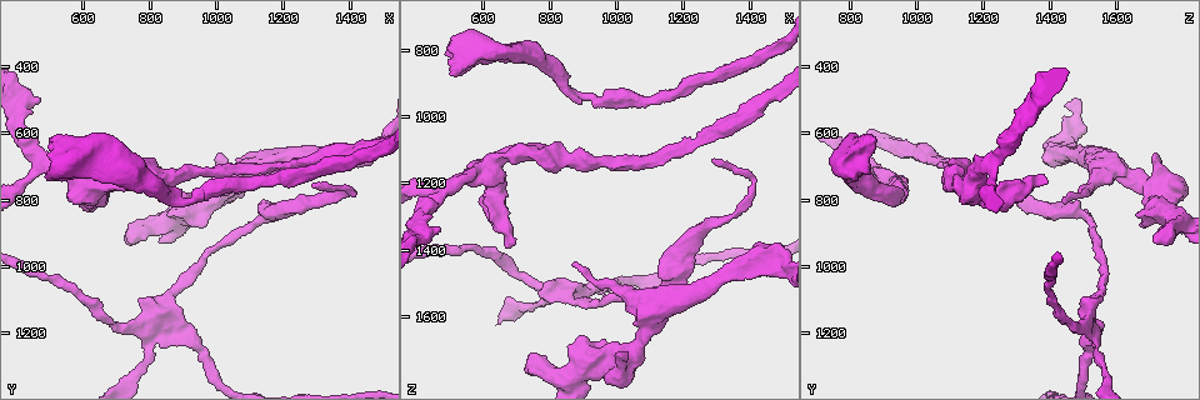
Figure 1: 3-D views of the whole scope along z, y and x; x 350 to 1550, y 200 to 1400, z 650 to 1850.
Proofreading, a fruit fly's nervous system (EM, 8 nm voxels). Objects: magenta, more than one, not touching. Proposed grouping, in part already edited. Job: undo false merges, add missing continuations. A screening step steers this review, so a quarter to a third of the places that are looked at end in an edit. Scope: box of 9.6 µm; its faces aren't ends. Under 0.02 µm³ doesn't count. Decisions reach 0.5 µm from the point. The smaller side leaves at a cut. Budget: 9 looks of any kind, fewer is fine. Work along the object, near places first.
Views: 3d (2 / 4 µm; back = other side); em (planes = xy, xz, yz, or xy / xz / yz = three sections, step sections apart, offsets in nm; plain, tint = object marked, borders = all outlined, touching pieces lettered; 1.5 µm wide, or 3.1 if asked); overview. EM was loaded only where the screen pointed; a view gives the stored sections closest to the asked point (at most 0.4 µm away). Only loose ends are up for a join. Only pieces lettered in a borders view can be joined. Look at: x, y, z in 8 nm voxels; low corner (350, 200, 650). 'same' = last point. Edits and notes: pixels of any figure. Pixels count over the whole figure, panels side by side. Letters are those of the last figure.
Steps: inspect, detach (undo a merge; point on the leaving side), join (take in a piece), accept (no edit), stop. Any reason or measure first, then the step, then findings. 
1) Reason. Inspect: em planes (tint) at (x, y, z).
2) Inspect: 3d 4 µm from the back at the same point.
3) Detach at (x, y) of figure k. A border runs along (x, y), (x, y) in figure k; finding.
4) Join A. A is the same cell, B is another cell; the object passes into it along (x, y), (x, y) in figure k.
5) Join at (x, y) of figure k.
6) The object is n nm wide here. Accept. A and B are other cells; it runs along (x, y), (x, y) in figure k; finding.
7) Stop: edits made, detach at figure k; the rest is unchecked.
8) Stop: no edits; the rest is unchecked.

Narrows sharply. Inspect: 3d 2 µm at (910, 800, 940).

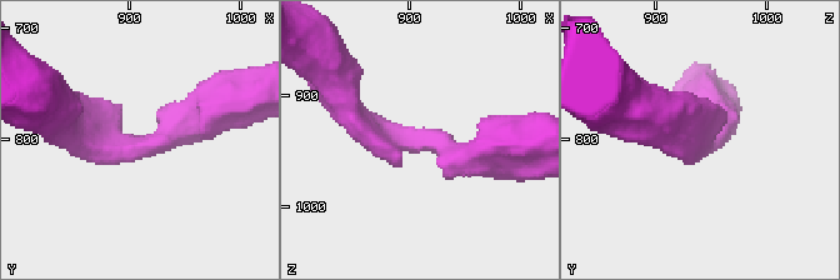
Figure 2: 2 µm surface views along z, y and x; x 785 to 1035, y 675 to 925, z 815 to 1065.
The arms are 320, 340 nm wide. Inspect: em yz step 4 (tint) at (904, 802, 938).

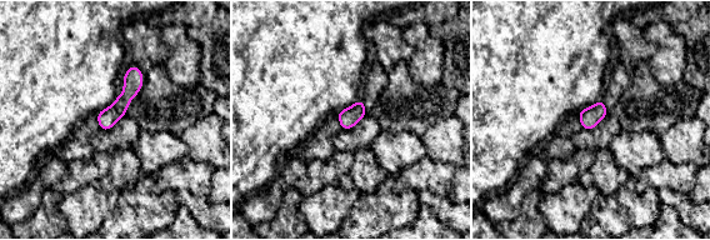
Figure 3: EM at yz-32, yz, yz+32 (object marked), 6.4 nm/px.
Inspect: em planes (borders) at the same point.

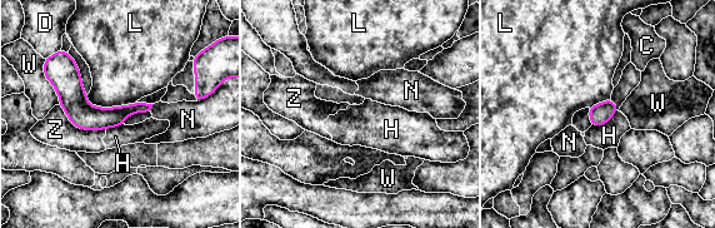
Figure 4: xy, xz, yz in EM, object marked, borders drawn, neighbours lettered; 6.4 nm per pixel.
The longest contact is with Z, 340 nm. Accept. C, D, H, L, N, W and Z are other cells; it runs along (58, 65), (91, 114), (146, 107) in figure 4; continuous, no second neuron.

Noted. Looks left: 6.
Thick end. Inspect: 3d 4 µm at (510, 620, 880).

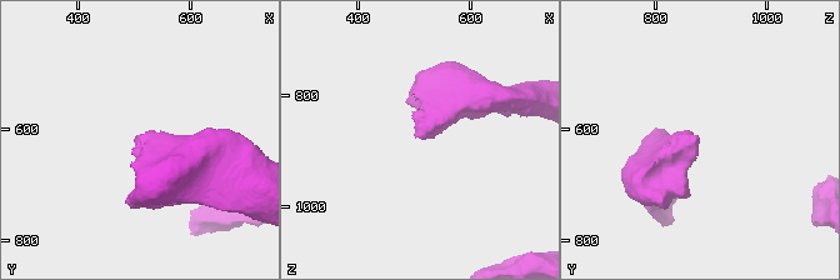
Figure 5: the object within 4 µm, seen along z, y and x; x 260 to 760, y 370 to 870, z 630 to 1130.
Shape alone is not enough. Inspect: em planes (borders) at (520, 620, 880).

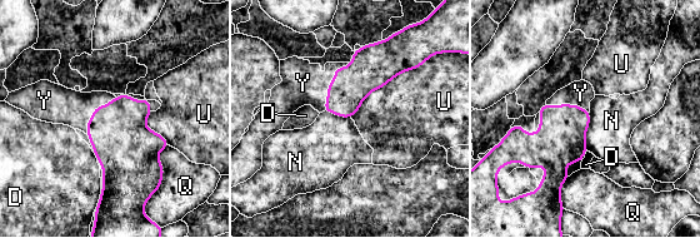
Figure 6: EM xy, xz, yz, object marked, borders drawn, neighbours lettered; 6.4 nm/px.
Join Y. Y is the same cell, D, N, Q and U are other cells; the object passes into it along (368, 72), (331, 82), (303, 83) in figure 6; the neuron continues.

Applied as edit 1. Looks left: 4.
Inspect: overview.

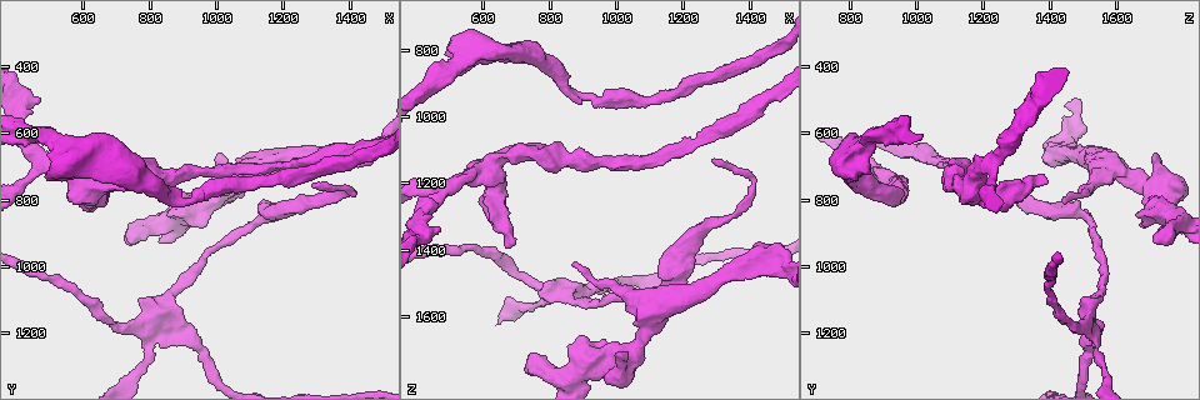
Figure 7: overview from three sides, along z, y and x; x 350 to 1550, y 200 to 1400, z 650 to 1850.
An open end. Inspect: 3d 2 µm at (1010, 660, 1710).

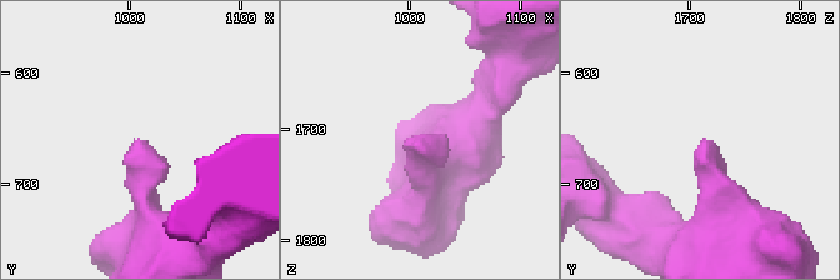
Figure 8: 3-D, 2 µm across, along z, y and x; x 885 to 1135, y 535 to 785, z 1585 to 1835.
Inspect: em planes (borders) at (1008, 660, 1716).

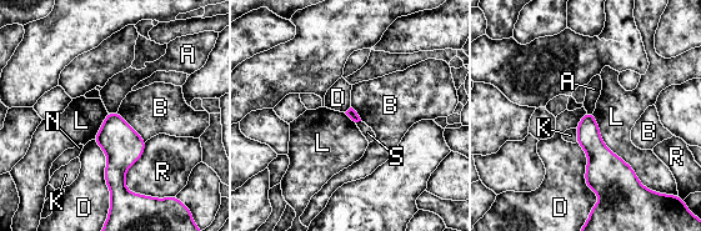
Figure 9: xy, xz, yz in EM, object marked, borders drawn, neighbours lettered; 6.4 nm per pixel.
Accept. A, B, D, K, L, N, R and S are other cells; no lettered piece goes on from it.

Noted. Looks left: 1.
Stop: edits made, join at figure 6; the rest is unchecked.

